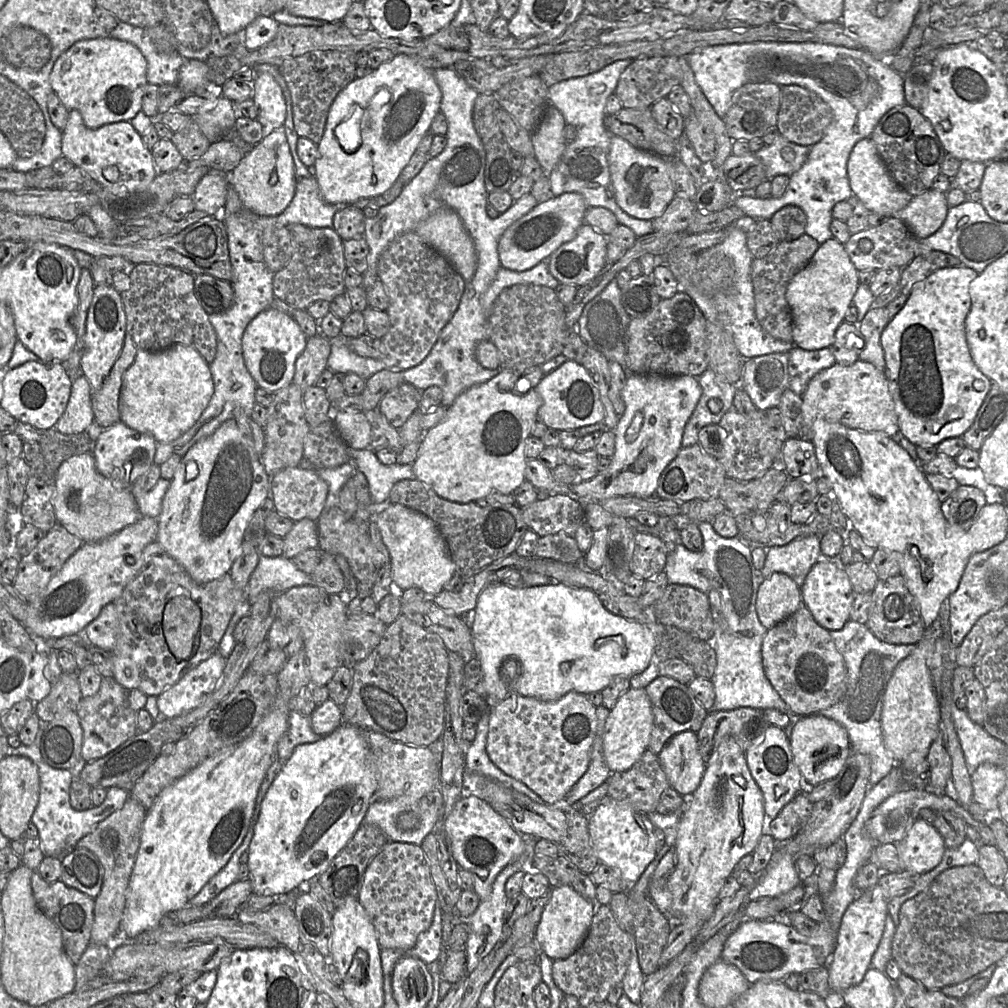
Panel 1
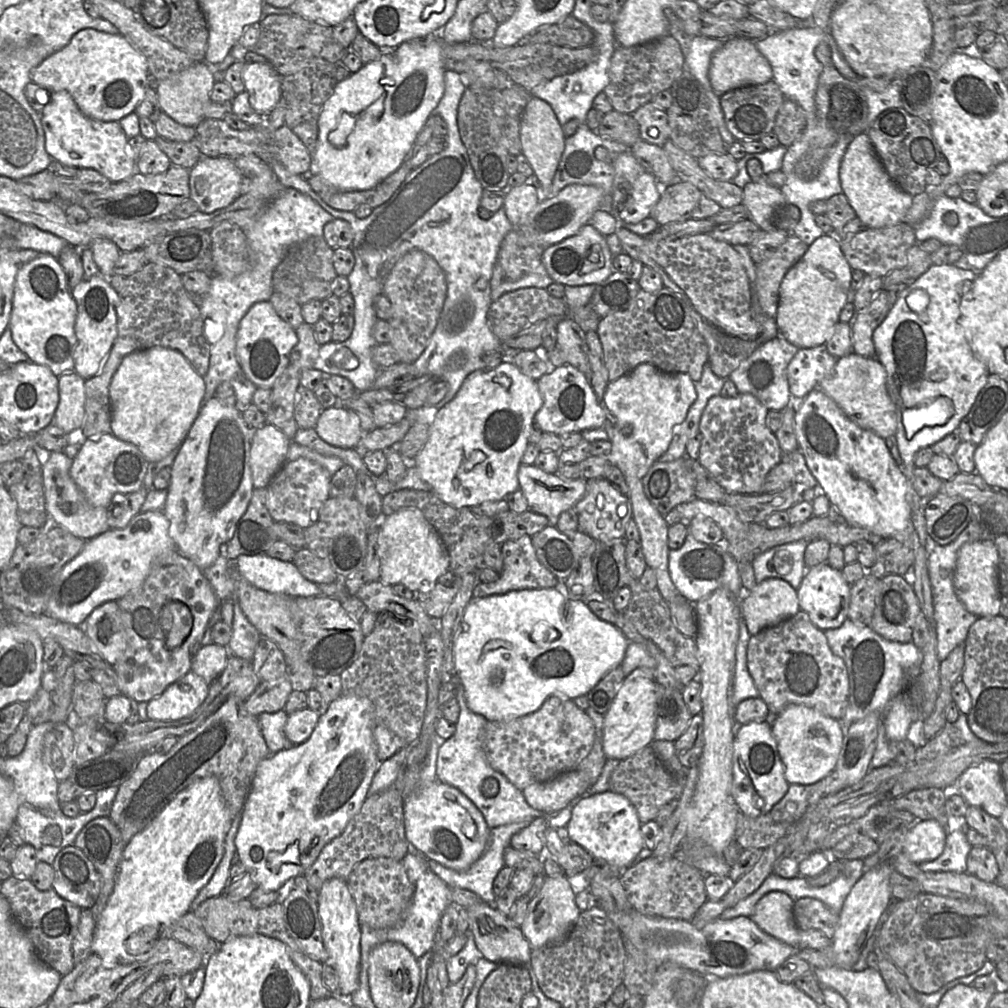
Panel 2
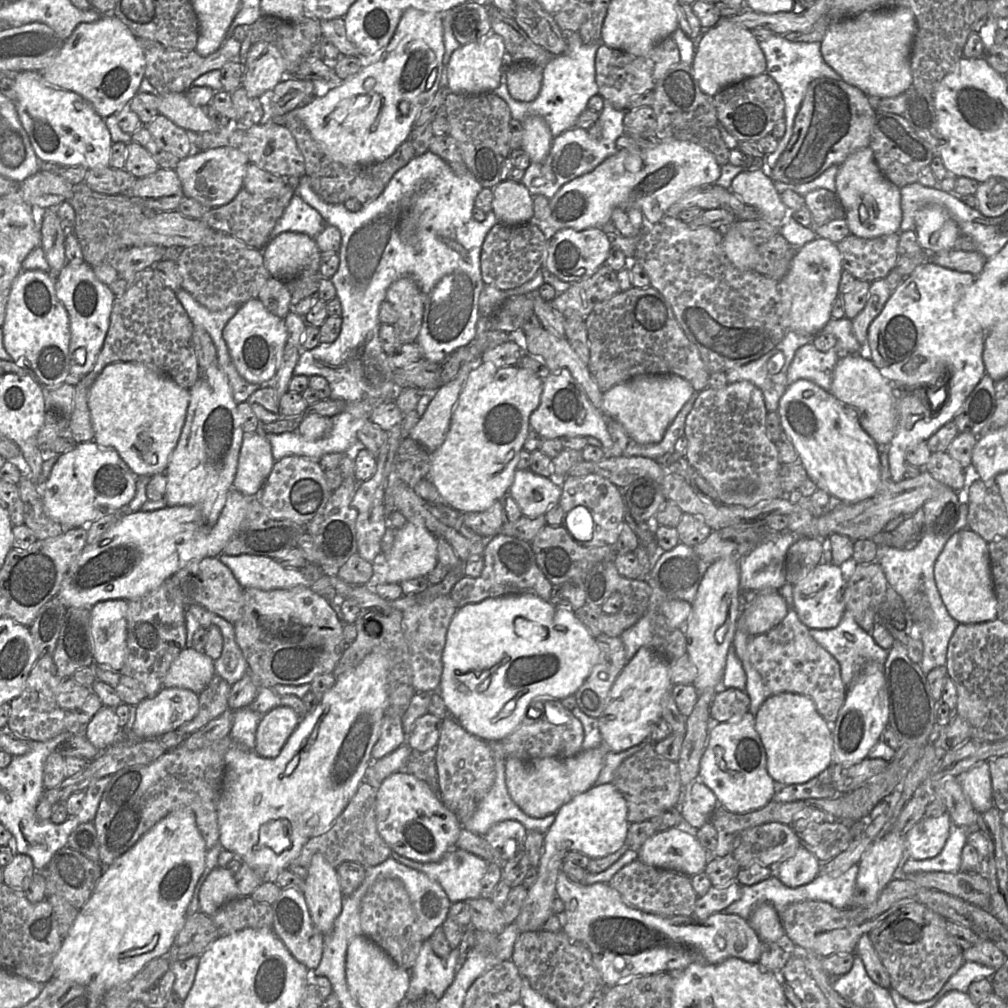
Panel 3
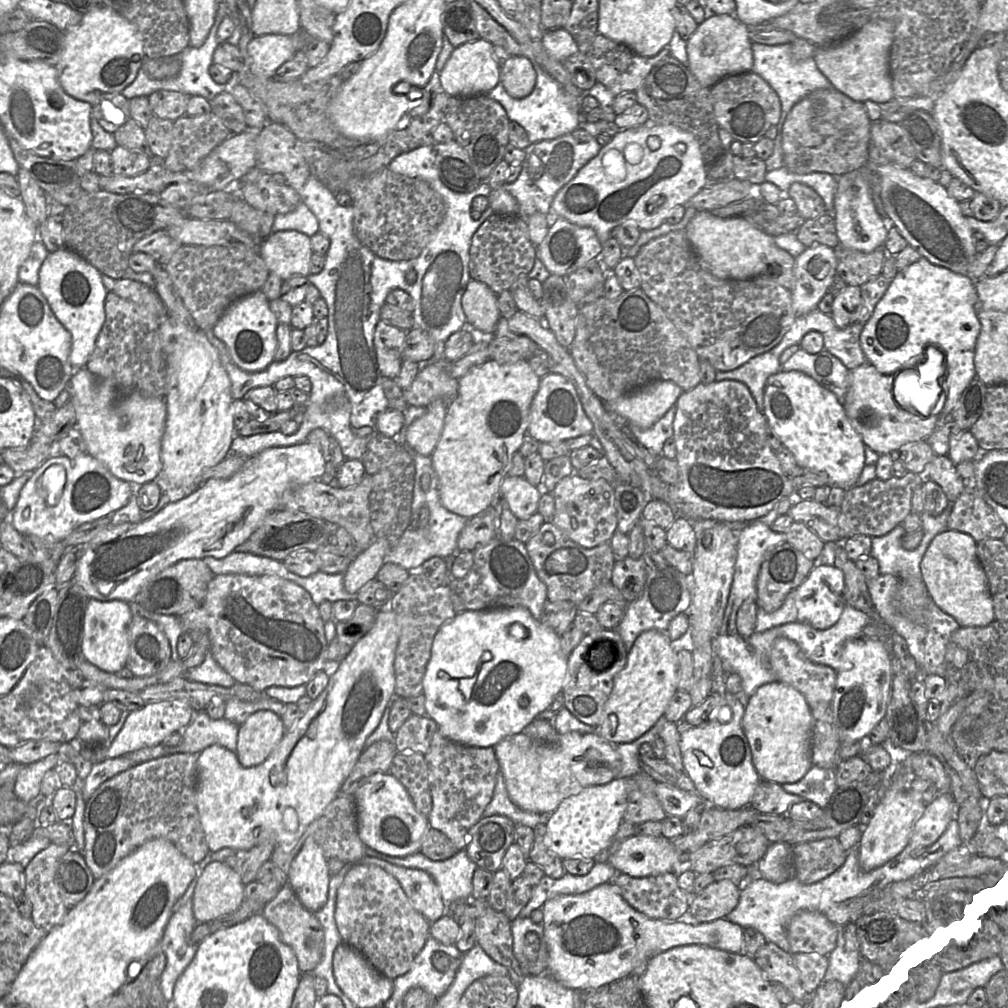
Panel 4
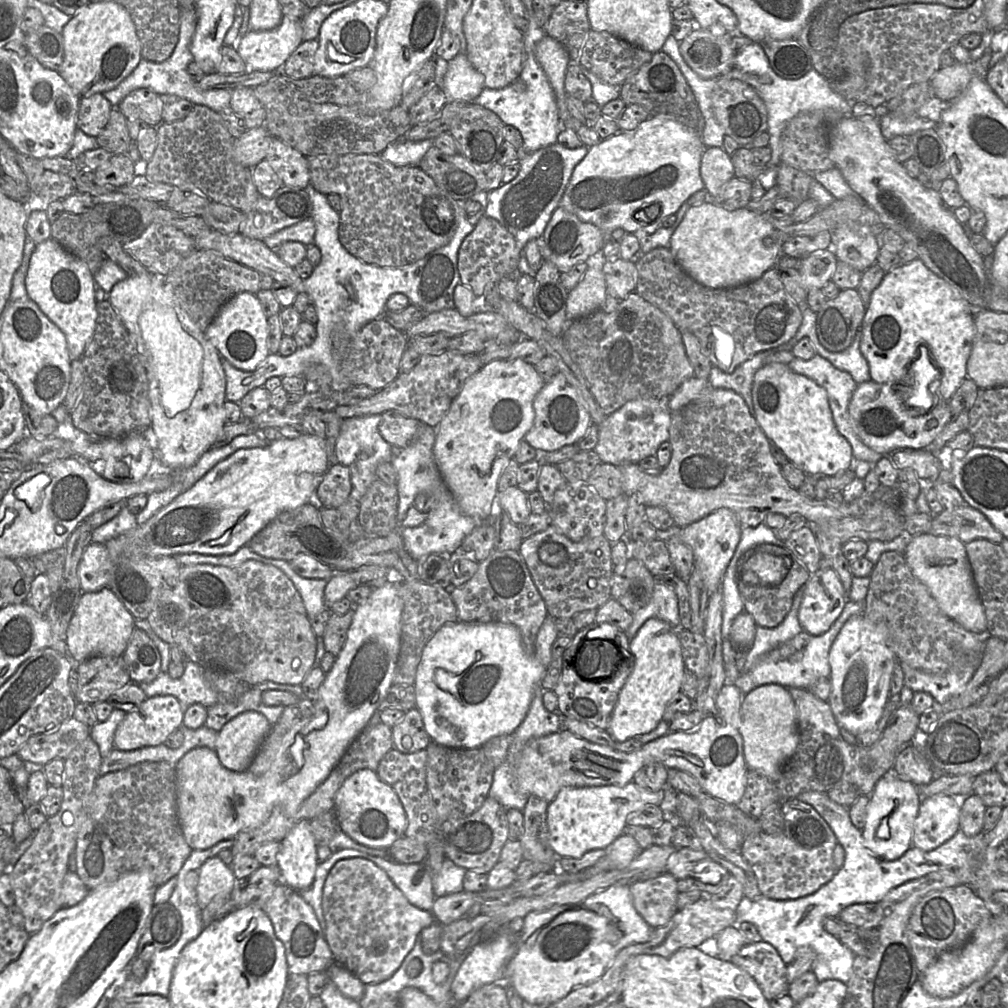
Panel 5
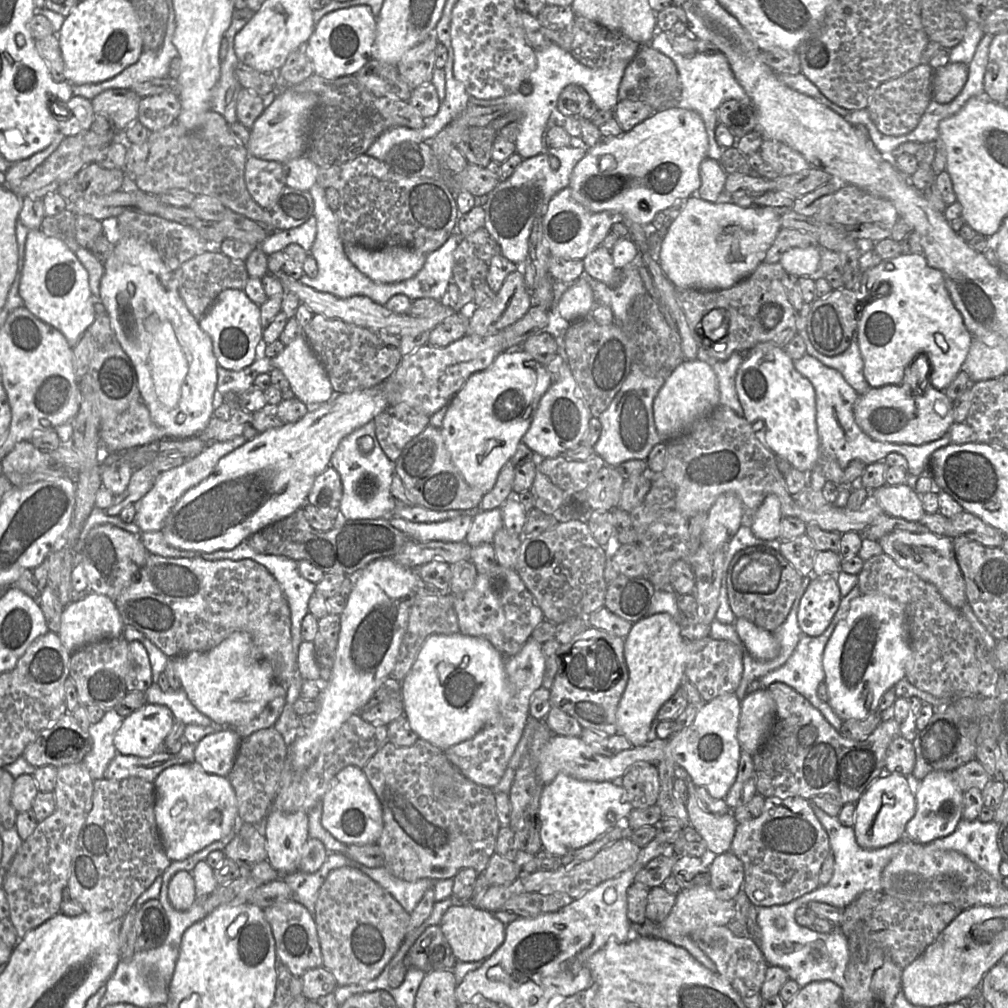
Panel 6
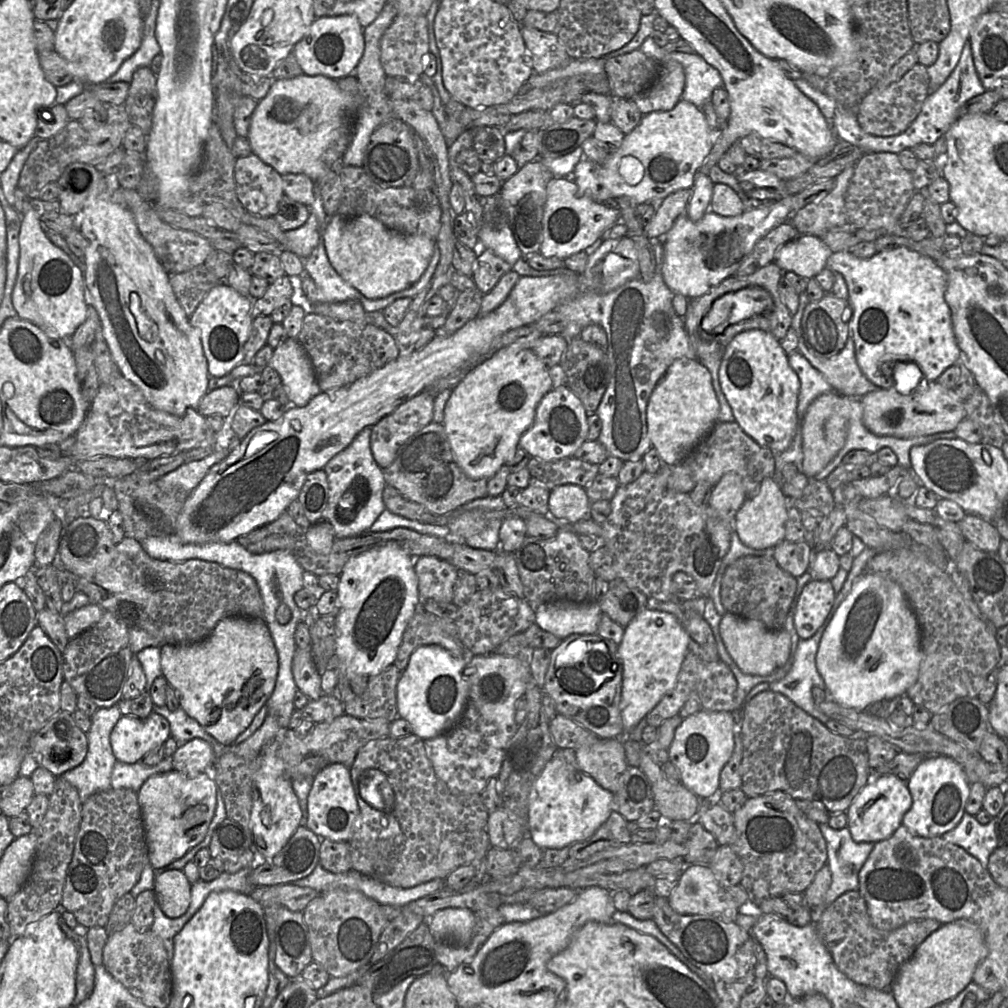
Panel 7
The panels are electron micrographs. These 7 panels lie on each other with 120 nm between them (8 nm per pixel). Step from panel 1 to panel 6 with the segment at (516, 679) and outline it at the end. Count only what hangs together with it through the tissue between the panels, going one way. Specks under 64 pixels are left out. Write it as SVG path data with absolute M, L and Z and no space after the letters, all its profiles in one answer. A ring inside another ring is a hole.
M460 632L427 638L411 670L401 681L403 715L412 730L443 751L472 738L509 701L504 664L505 656L486 639Z

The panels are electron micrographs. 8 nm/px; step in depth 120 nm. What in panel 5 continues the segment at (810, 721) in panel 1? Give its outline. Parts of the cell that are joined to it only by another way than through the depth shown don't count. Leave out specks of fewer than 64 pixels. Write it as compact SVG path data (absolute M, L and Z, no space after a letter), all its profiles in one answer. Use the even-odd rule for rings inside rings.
M765 684L744 695L739 732L748 768L766 776L770 781L778 779L783 766L794 755L799 744L797 711L788 688Z

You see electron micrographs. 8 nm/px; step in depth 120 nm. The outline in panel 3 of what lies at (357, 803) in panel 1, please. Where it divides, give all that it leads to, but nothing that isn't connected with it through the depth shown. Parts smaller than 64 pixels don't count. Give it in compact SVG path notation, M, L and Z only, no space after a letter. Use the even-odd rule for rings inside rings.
M371 652L355 668L339 675L336 678L335 684L324 693L317 707L301 717L300 723L290 735L278 756L274 758L262 757L253 750L240 745L230 747L225 753L222 788L217 802L218 844L223 850L232 851L243 862L256 870L263 881L275 882L279 872L288 869L291 862L300 855L303 846L310 838L327 832L356 794L360 784L364 781L366 771L372 760L371 751L380 736L382 719L386 714L388 706L388 670L389 662L387 656L379 652Z

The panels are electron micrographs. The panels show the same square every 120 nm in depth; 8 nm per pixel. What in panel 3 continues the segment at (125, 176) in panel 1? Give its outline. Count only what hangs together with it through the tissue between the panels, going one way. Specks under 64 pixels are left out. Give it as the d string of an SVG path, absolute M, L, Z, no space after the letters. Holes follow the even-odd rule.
M21 71L13 79L15 107L23 130L27 134L36 156L43 162L61 167L83 166L87 170L109 167L113 142L110 132L94 109L74 92L48 82L39 71Z

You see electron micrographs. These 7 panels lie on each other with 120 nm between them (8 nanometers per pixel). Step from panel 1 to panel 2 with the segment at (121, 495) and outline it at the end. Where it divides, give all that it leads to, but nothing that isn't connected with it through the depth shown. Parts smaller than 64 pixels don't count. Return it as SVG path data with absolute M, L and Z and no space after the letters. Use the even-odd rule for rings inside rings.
M35 446L34 450L42 465L46 509L51 523L61 526L83 540L90 540L110 530L108 509L92 506L71 478L70 469L73 459L63 452L49 452L38 446Z

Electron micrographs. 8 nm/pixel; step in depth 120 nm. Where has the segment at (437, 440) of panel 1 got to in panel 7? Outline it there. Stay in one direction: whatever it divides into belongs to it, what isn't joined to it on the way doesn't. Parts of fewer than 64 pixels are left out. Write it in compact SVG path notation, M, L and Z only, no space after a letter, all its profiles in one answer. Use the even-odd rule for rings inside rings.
M510 345L494 352L482 363L470 370L451 390L445 405L442 425L458 467L473 480L492 478L513 456L520 437L532 425L536 407L552 389L548 368L532 349Z

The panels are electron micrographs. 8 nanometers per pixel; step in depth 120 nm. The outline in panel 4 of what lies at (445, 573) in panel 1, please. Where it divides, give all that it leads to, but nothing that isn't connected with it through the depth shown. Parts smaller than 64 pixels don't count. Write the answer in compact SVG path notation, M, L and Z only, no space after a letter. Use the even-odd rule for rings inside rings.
M377 538L373 543L349 564L345 572L344 587L349 593L357 593L367 582L376 579L376 575L385 562L390 543L385 538Z

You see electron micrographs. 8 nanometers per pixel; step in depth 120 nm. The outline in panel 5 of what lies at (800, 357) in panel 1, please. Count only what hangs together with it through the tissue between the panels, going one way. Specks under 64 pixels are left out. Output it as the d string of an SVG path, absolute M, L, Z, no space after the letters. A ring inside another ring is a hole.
M816 354L813 358L803 360L794 358L788 366L796 373L805 375L806 377L814 380L819 386L823 387L829 399L829 406L833 415L833 420L839 433L844 436L852 447L854 460L863 460L871 464L876 464L882 457L880 454L870 447L868 447L860 438L855 423L849 412L849 404L854 391L856 390L857 383L853 377L846 371L839 370L830 361Z

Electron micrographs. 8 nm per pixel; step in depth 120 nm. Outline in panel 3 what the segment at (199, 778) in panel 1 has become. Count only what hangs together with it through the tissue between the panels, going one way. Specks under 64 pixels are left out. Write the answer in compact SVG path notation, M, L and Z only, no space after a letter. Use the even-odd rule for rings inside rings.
M181 808L173 811L155 824L128 851L117 858L110 866L104 868L103 874L93 894L87 903L79 910L68 934L63 937L62 946L53 960L53 979L83 985L94 994L103 995L104 997L114 987L132 979L151 961L167 955L174 944L177 934L185 923L187 907L191 902L195 887L205 869L207 852L205 841L196 825L195 815L191 809Z

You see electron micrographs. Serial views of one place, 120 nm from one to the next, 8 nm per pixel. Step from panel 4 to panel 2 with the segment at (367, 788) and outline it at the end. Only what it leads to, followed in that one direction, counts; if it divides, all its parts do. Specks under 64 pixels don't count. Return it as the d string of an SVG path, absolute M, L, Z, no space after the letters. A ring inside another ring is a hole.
M435 780L430 784L419 784L407 794L403 802L405 834L411 848L427 858L448 868L463 871L468 869L485 852L491 829L475 804L459 789Z

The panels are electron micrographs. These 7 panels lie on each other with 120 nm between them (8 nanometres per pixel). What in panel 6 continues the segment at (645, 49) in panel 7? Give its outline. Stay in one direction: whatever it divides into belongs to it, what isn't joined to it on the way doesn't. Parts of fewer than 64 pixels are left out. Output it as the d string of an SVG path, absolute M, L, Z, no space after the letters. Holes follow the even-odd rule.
M657 31L649 45L671 58L675 63L682 88L678 106L693 110L701 116L708 136L707 156L720 162L724 148L719 146L715 137L715 128L719 123L719 106L730 99L736 99L742 103L750 103L749 97L736 80L726 56L721 52L714 54L696 53L692 56L684 56L672 47L666 31Z

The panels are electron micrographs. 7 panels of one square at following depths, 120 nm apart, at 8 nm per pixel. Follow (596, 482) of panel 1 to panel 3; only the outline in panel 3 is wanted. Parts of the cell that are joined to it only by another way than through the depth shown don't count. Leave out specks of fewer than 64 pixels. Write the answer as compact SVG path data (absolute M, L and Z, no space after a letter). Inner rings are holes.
M640 374L604 392L602 394L602 412L608 419L619 422L628 435L637 443L655 444L662 440L666 429L694 391L692 385L678 375ZM529 469L516 470L508 493L517 502L523 516L537 517L559 502L562 480L553 475L549 478L540 476Z

